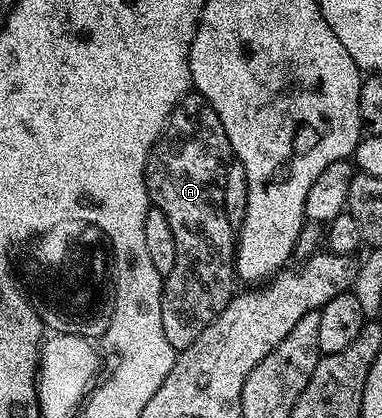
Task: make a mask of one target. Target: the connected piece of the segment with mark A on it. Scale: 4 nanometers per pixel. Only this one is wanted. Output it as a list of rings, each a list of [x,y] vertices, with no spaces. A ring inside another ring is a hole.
[[[186,95],[173,109],[165,131],[145,164],[152,208],[167,215],[175,235],[175,267],[164,274],[161,291],[163,335],[174,351],[191,347],[235,295],[235,225],[224,210],[225,172],[231,162],[227,131],[200,95]]]

